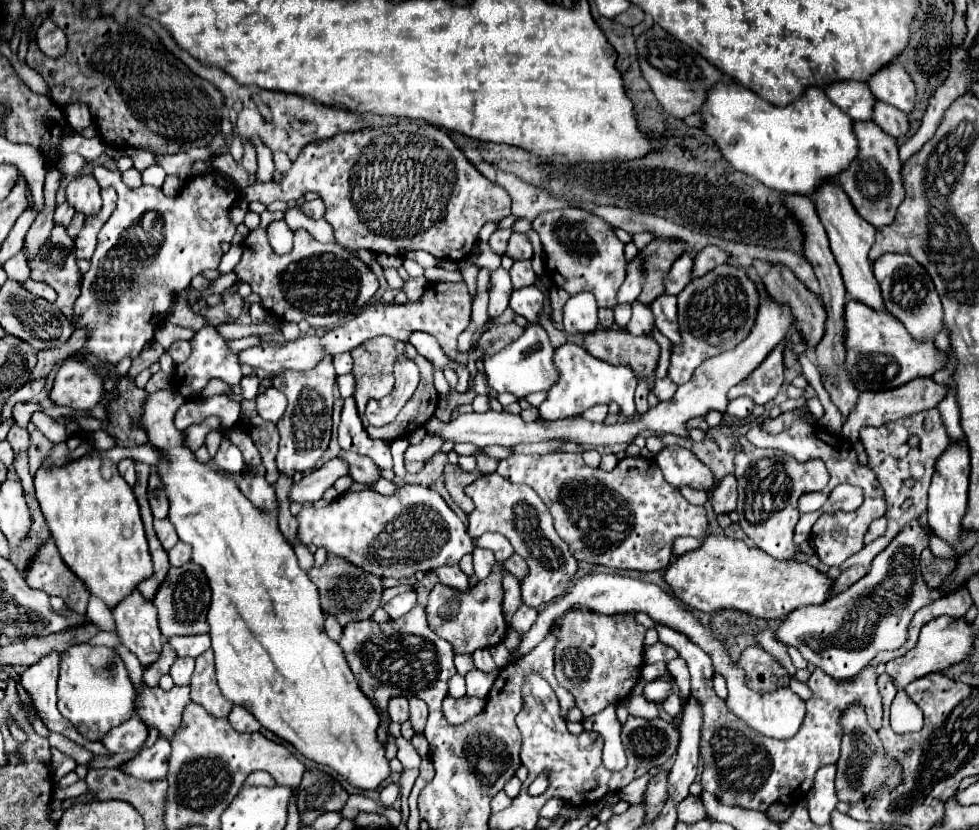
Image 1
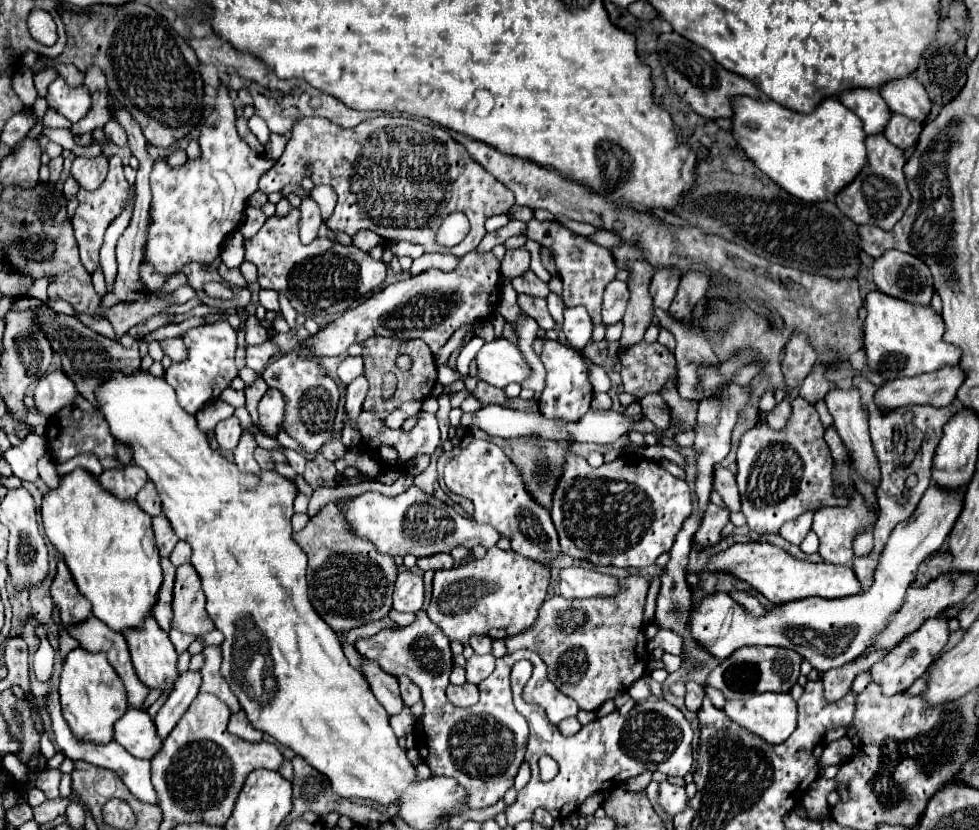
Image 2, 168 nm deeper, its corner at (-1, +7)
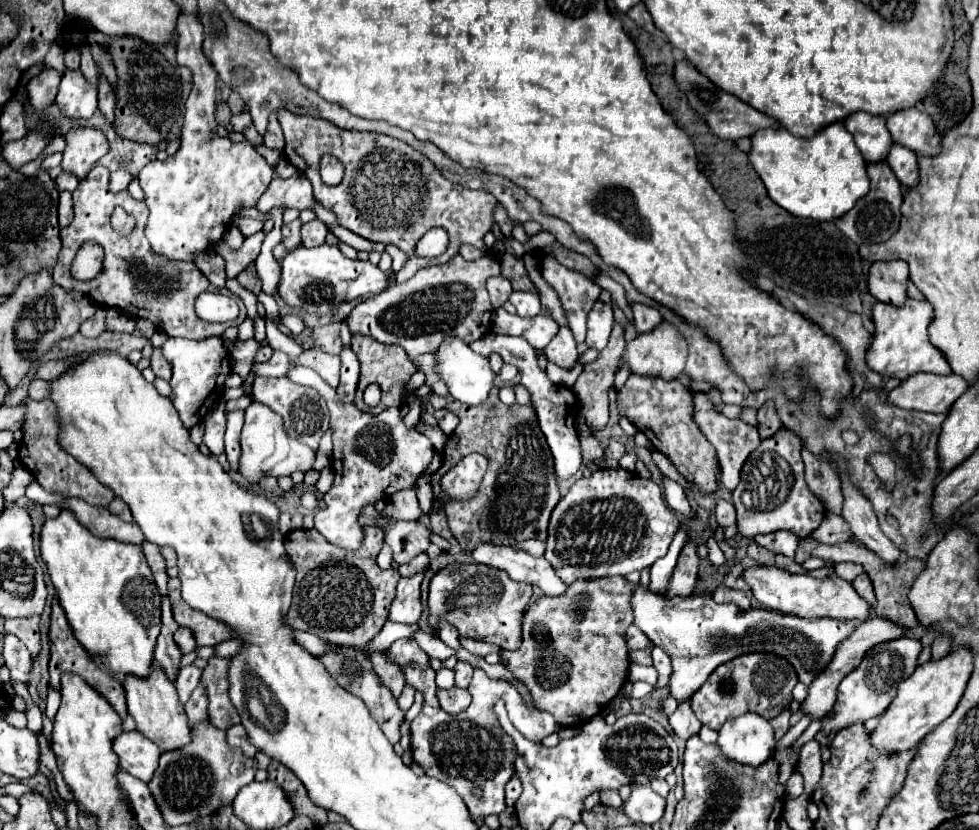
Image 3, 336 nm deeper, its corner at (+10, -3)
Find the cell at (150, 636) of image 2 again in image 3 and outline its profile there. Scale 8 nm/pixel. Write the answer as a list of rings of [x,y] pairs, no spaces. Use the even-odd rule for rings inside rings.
[[[154,668],[148,678],[126,676],[124,688],[126,688],[128,712],[136,720],[136,730],[142,732],[146,738],[150,738],[162,752],[180,750],[192,740],[192,734],[188,728],[188,718],[184,714],[184,706],[178,700],[174,684],[168,682],[168,678],[162,674],[162,670]]]

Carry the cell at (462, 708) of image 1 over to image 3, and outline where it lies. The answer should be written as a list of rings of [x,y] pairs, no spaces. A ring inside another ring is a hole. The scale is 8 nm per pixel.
[[[456,686],[450,690],[438,690],[438,700],[444,712],[458,714],[470,706],[470,692]]]

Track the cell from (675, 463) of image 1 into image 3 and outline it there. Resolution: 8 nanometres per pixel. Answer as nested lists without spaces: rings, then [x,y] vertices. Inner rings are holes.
[[[720,500],[720,502],[718,502],[718,506],[716,506],[716,510],[714,510],[714,516],[716,516],[718,526],[722,526],[722,528],[736,524],[736,510],[734,510],[734,506],[732,506],[730,502],[726,502],[726,500]]]

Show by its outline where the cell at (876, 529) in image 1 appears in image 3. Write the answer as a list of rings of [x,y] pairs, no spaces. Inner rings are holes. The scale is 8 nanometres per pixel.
[[[842,562],[842,564],[836,564],[836,566],[834,566],[834,572],[836,572],[840,578],[844,578],[846,582],[854,582],[854,578],[856,578],[858,574],[862,574],[864,570],[862,570],[860,564]]]

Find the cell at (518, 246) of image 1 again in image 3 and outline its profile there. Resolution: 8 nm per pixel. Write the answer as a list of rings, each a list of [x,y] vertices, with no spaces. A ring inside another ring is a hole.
[[[496,276],[488,280],[488,294],[490,294],[490,304],[494,310],[498,310],[510,296],[512,286],[504,276]]]

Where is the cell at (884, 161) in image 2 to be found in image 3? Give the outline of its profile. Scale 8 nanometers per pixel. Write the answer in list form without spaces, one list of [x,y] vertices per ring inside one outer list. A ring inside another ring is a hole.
[[[886,162],[868,164],[868,178],[870,178],[870,194],[856,202],[856,206],[844,216],[836,220],[838,230],[842,230],[854,244],[880,244],[886,242],[892,234],[896,234],[900,224],[900,204],[902,204],[902,186],[892,174]]]

